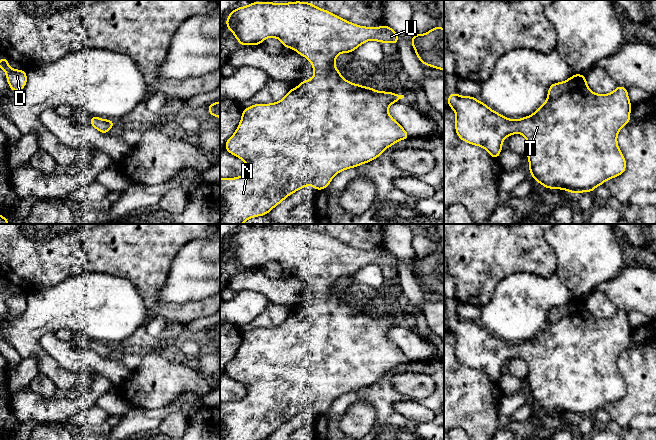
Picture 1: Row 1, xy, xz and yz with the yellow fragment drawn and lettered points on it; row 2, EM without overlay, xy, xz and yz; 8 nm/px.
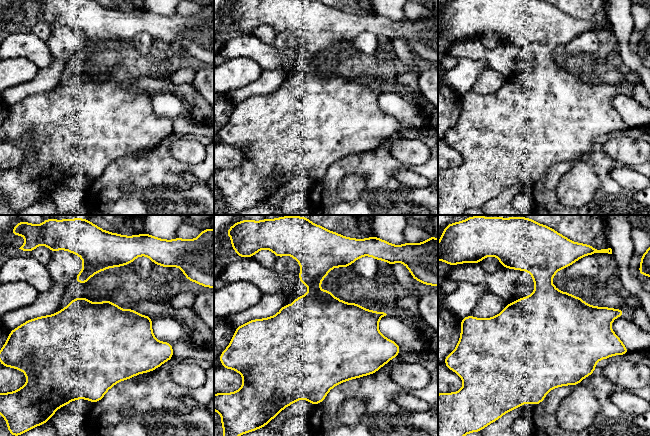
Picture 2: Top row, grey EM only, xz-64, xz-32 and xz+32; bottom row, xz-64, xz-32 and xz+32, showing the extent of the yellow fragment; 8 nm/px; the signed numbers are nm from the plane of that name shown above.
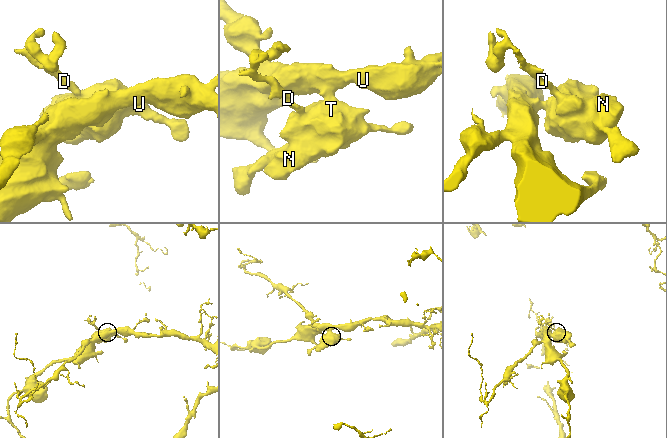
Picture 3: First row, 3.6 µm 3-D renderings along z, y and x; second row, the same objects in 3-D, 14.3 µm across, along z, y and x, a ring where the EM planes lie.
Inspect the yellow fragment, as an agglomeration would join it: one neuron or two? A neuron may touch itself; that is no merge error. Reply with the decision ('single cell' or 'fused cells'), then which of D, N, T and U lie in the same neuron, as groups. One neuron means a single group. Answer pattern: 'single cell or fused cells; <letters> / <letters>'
single cell; D N T U

